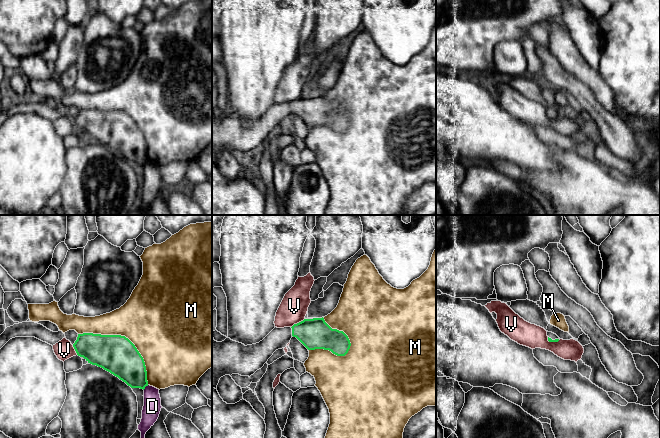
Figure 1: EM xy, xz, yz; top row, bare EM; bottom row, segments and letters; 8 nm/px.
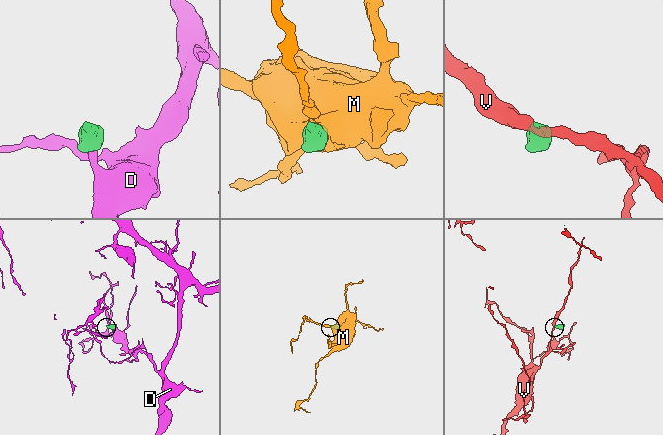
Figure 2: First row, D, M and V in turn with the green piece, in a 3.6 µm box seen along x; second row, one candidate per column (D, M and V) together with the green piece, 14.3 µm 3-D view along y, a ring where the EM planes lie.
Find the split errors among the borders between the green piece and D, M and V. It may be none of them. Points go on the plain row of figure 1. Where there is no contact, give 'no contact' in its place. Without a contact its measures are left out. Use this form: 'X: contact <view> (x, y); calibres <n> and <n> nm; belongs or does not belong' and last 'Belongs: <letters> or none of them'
D: contact xy (145, 162); calibres 280 and 140 nm; does not belong
M: contact xy (125, 113); calibres 300 and 480 nm; does not belong
V: contact xz (297, 99); calibres 240 and 220 nm; does not belong
Belongs: none of them

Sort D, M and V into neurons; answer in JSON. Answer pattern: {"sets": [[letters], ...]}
{"sets": [["D"], ["M"], ["V"]]}

